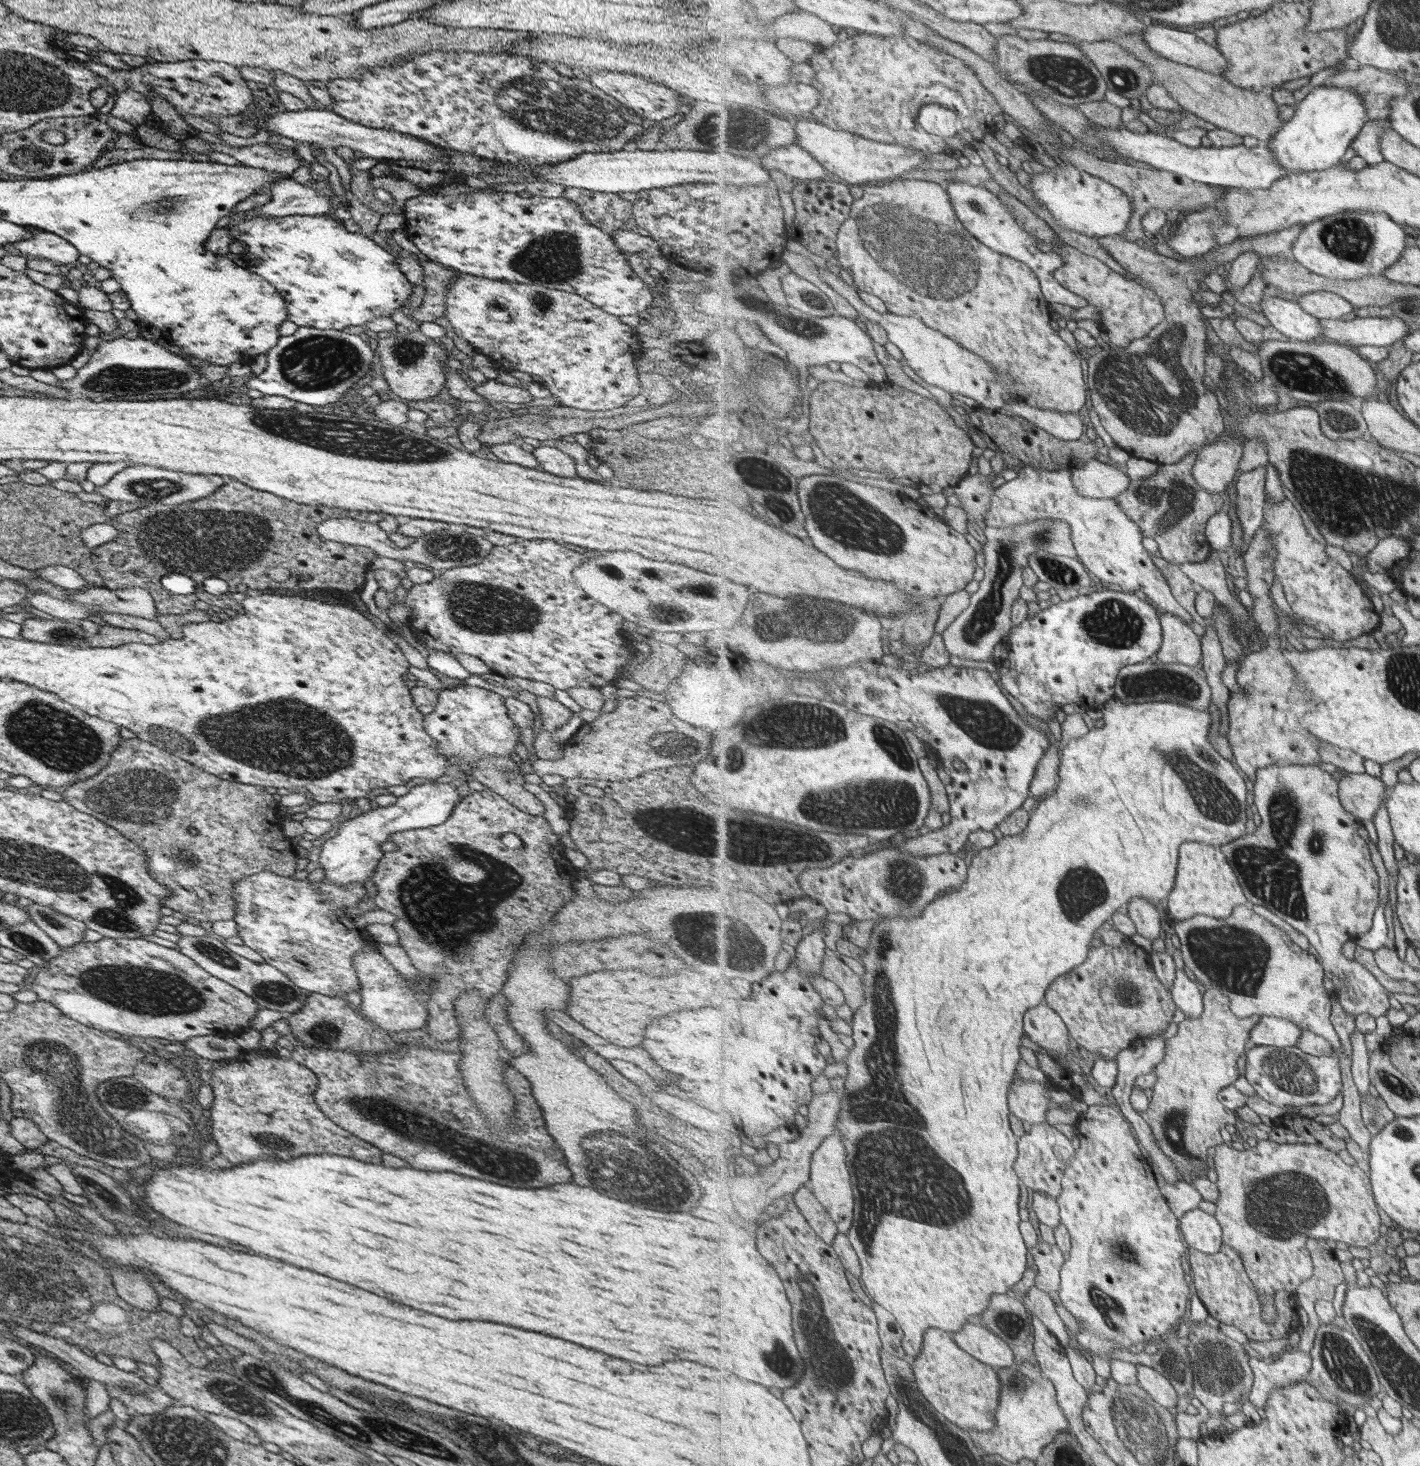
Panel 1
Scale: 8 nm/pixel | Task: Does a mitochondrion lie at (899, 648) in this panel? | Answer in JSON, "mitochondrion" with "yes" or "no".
{"mitochondrion":"no"}

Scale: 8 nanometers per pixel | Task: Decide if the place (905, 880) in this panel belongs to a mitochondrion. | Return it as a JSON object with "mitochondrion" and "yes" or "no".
{"mitochondrion":"yes"}

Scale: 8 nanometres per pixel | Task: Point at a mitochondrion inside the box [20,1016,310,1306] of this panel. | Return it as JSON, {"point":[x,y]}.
{"point":[77,1116]}

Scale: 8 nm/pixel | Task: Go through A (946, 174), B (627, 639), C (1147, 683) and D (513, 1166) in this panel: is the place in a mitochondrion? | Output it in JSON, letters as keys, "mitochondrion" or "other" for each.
{"A":"other","B":"other","C":"mitochondrion","D":"mitochondrion"}

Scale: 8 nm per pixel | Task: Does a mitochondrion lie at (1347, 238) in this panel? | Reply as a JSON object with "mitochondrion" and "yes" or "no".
{"mitochondrion":"yes"}

